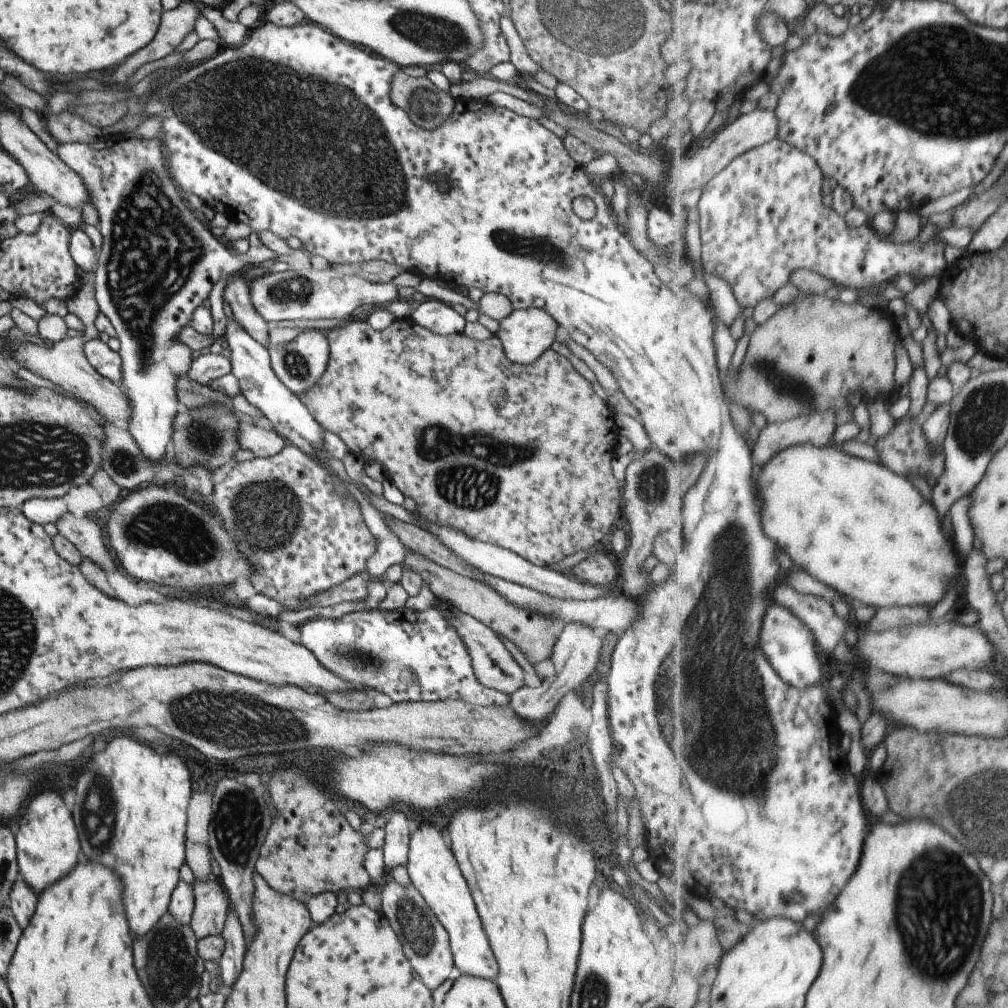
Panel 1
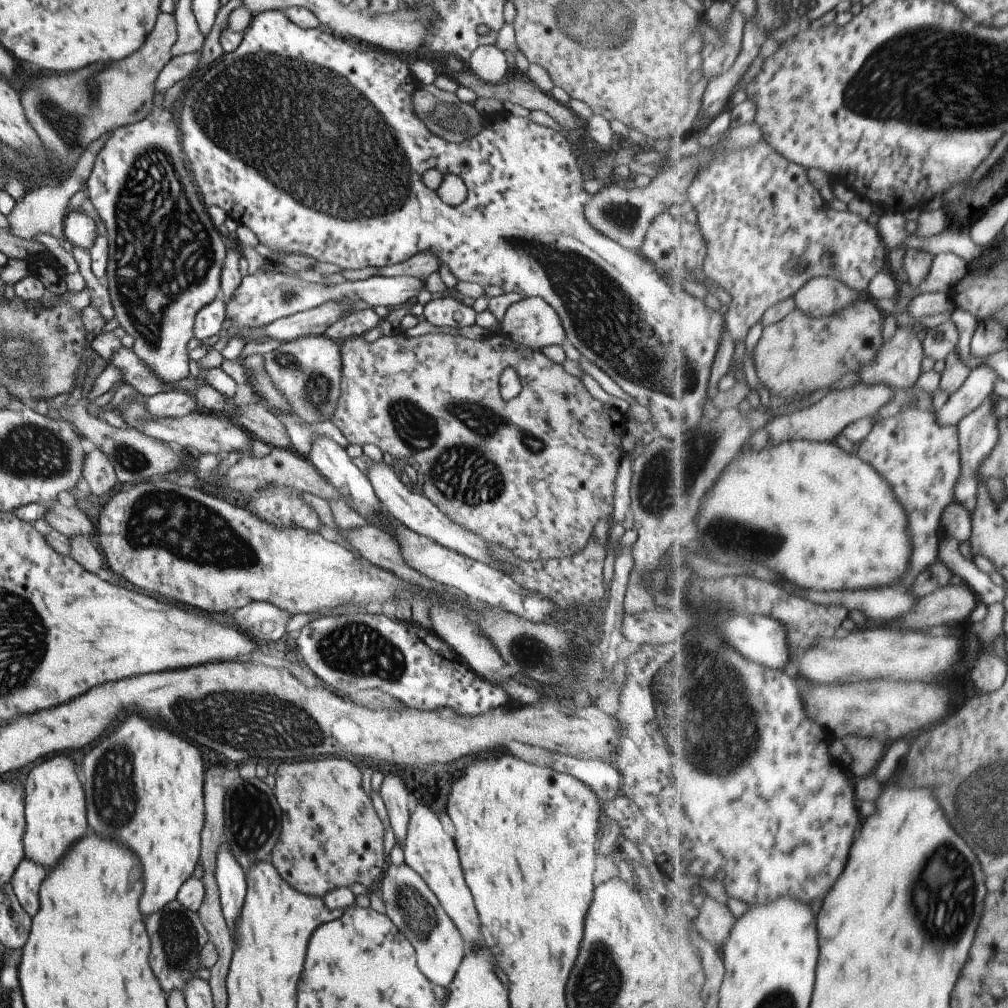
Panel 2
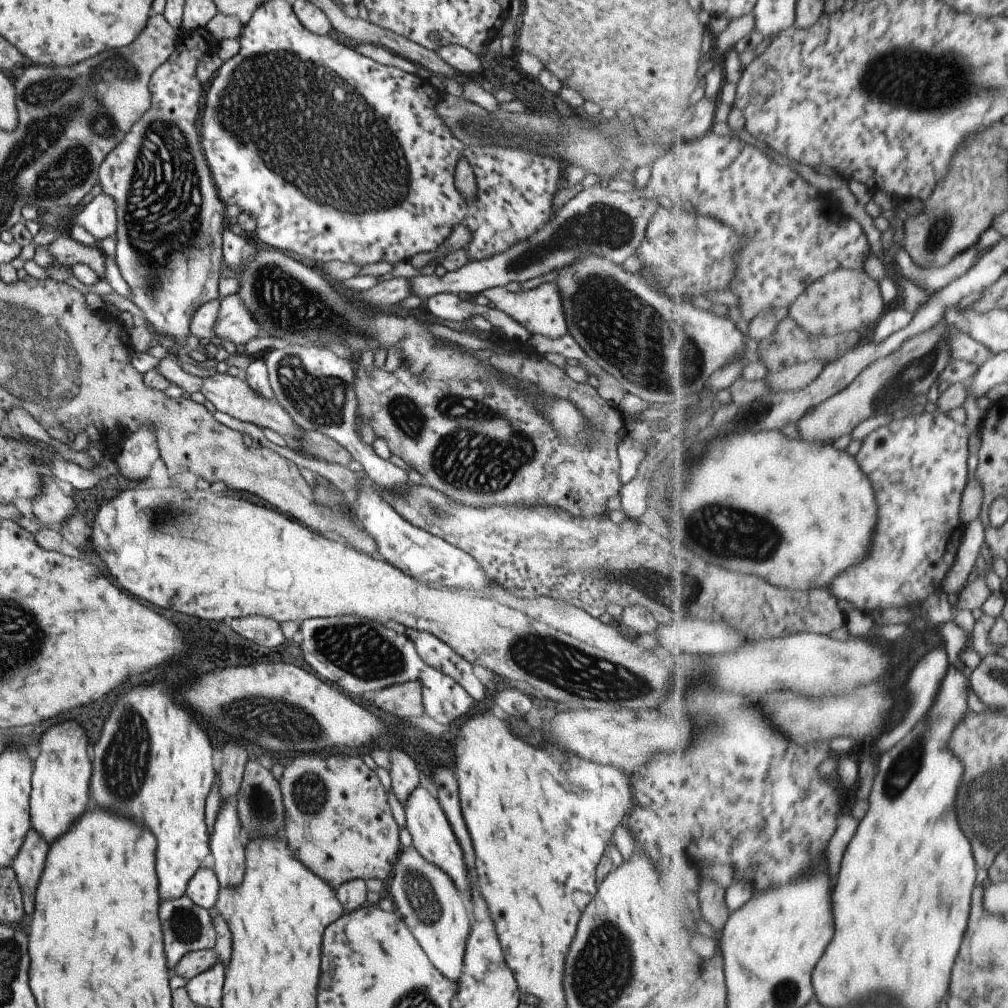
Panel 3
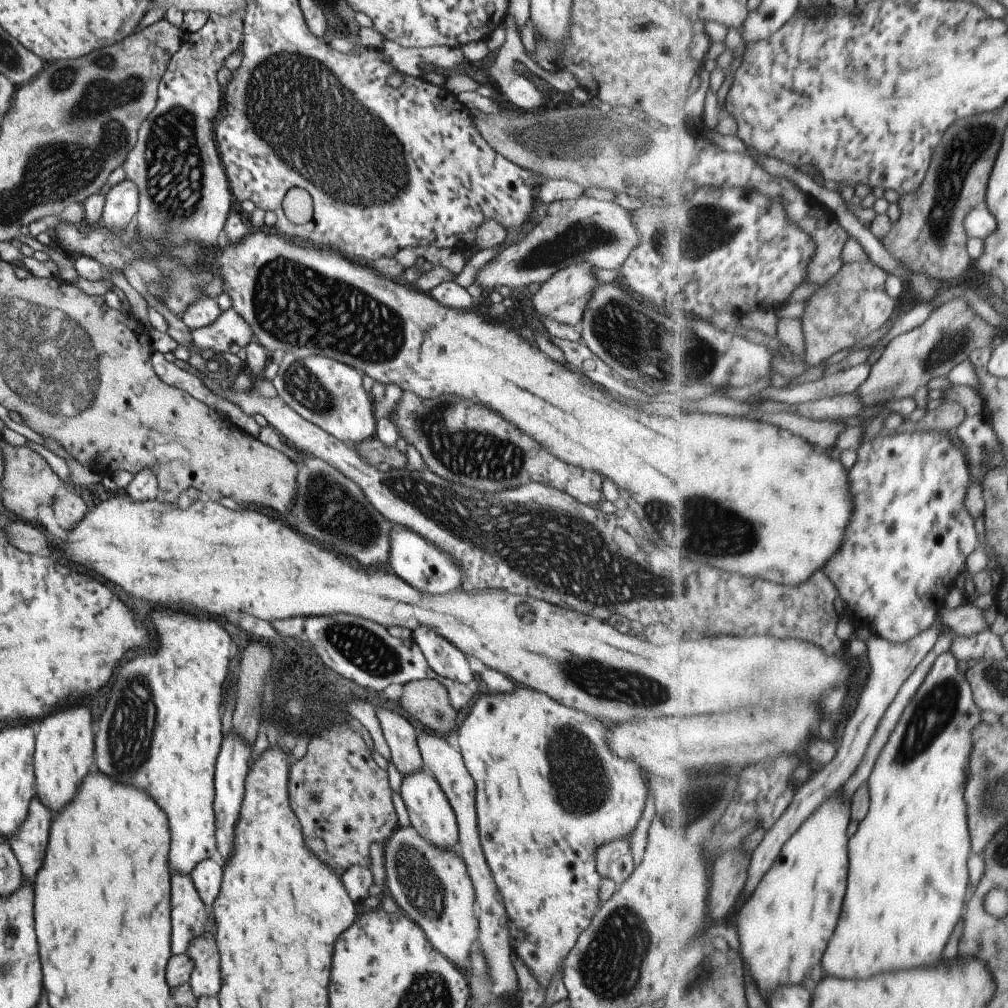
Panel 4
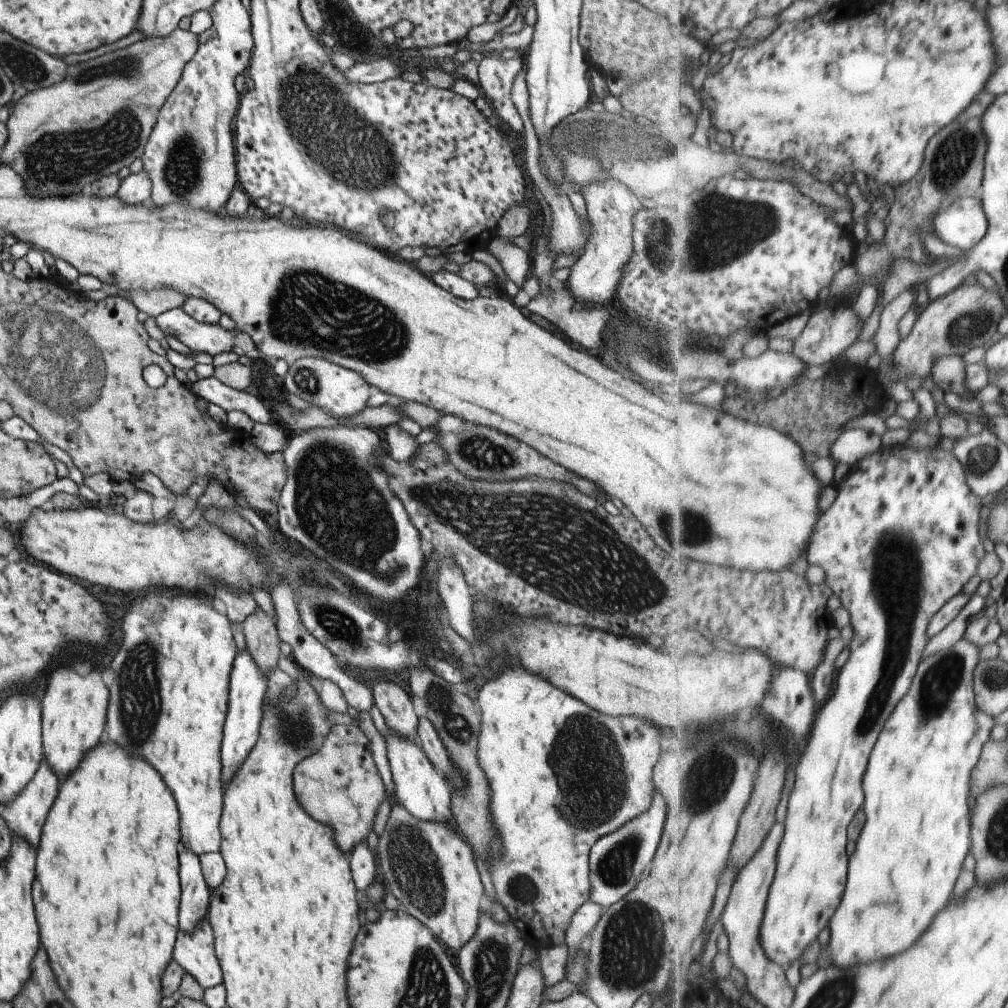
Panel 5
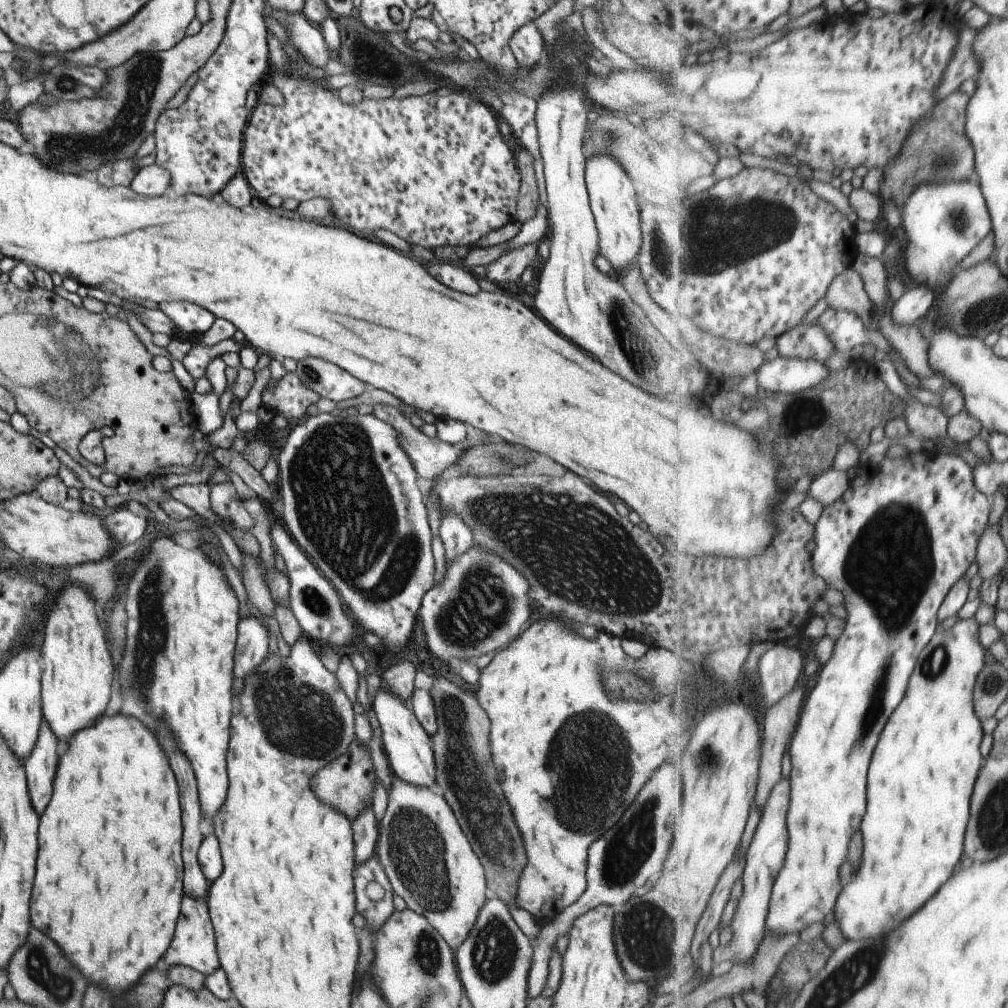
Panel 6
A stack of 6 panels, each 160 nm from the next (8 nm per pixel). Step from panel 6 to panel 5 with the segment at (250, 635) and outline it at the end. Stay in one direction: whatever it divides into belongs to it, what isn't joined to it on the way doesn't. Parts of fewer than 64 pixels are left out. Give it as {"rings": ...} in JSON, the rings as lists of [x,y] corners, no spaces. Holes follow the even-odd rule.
{"rings":[[[244,649],[237,652],[229,678],[228,710],[223,726],[223,743],[220,751],[223,788],[226,788],[237,768],[258,740],[267,686],[268,677],[260,670],[250,651]]]}

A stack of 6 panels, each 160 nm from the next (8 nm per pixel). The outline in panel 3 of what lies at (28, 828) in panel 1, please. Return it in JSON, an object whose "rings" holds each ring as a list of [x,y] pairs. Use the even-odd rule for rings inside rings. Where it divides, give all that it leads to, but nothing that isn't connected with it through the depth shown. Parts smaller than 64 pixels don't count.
{"rings":[[[76,720],[60,722],[48,728],[38,746],[46,746],[38,756],[32,754],[33,773],[29,800],[31,826],[48,843],[59,839],[86,810],[90,800],[92,763],[88,757],[88,735]]]}

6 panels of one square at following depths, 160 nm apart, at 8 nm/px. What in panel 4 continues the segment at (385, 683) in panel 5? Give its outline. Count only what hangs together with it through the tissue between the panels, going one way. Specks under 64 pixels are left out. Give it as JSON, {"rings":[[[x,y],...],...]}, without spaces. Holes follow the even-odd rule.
{"rings":[[[376,707],[384,738],[389,746],[390,761],[403,774],[403,778],[411,772],[422,769],[423,760],[417,743],[414,726],[394,710]]]}

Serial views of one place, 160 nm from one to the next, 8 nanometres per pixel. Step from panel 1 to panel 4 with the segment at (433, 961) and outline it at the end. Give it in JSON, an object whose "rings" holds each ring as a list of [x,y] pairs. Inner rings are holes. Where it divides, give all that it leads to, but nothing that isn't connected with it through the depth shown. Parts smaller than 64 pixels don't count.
{"rings":[[[412,825],[398,826],[383,845],[385,862],[385,884],[400,911],[420,925],[428,942],[443,954],[458,970],[468,970],[469,954],[479,937],[479,920],[476,913],[475,888],[466,863],[458,849],[441,849],[426,840]]]}

